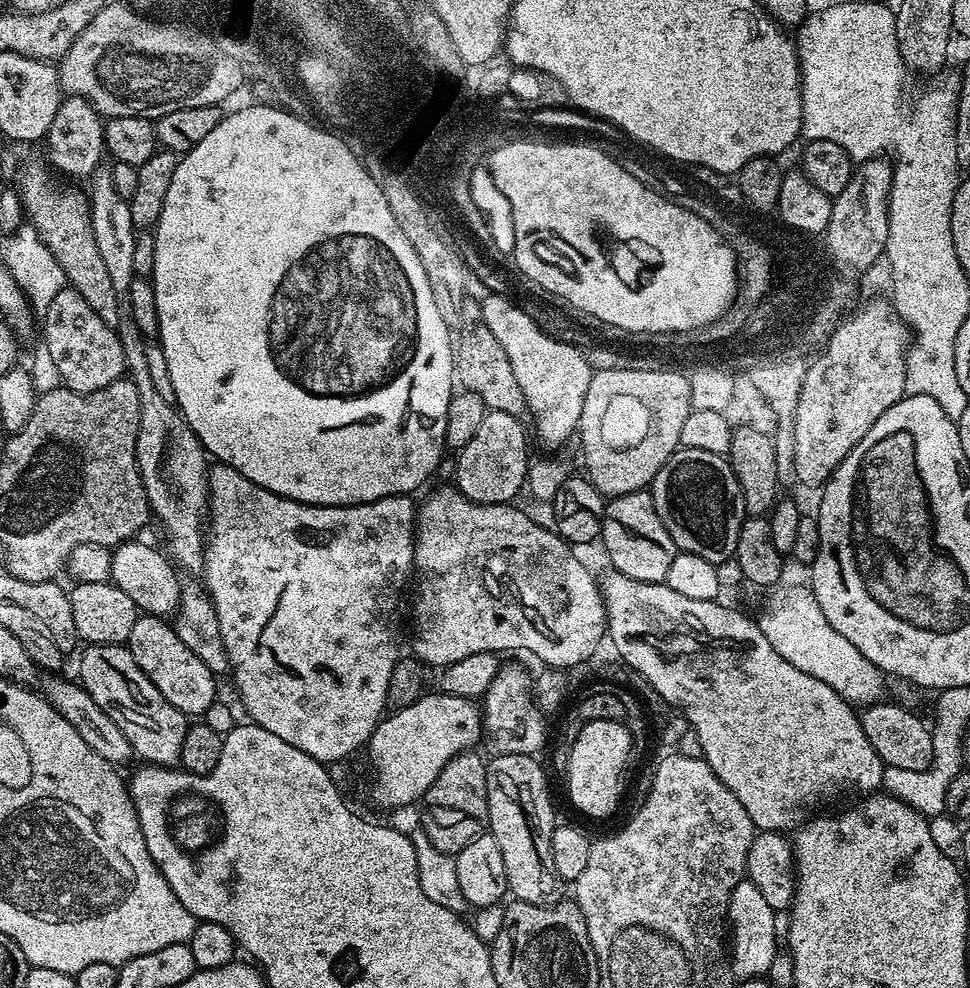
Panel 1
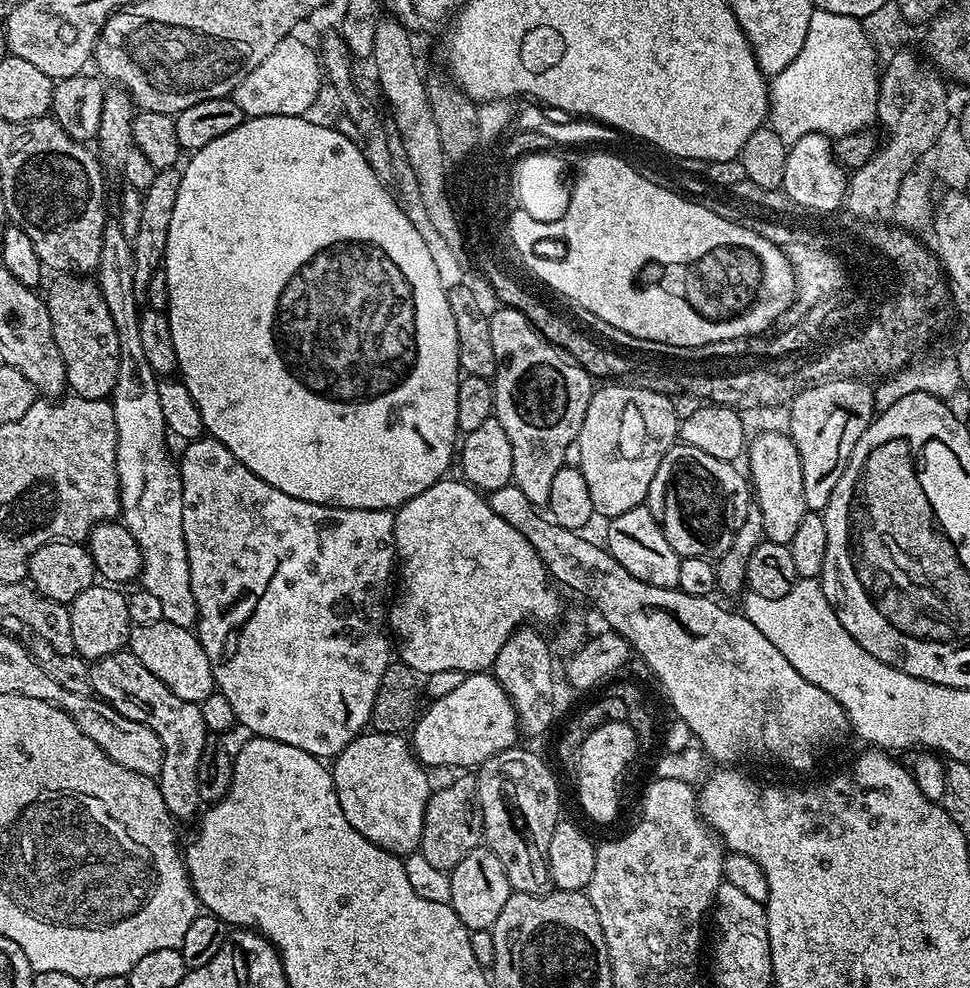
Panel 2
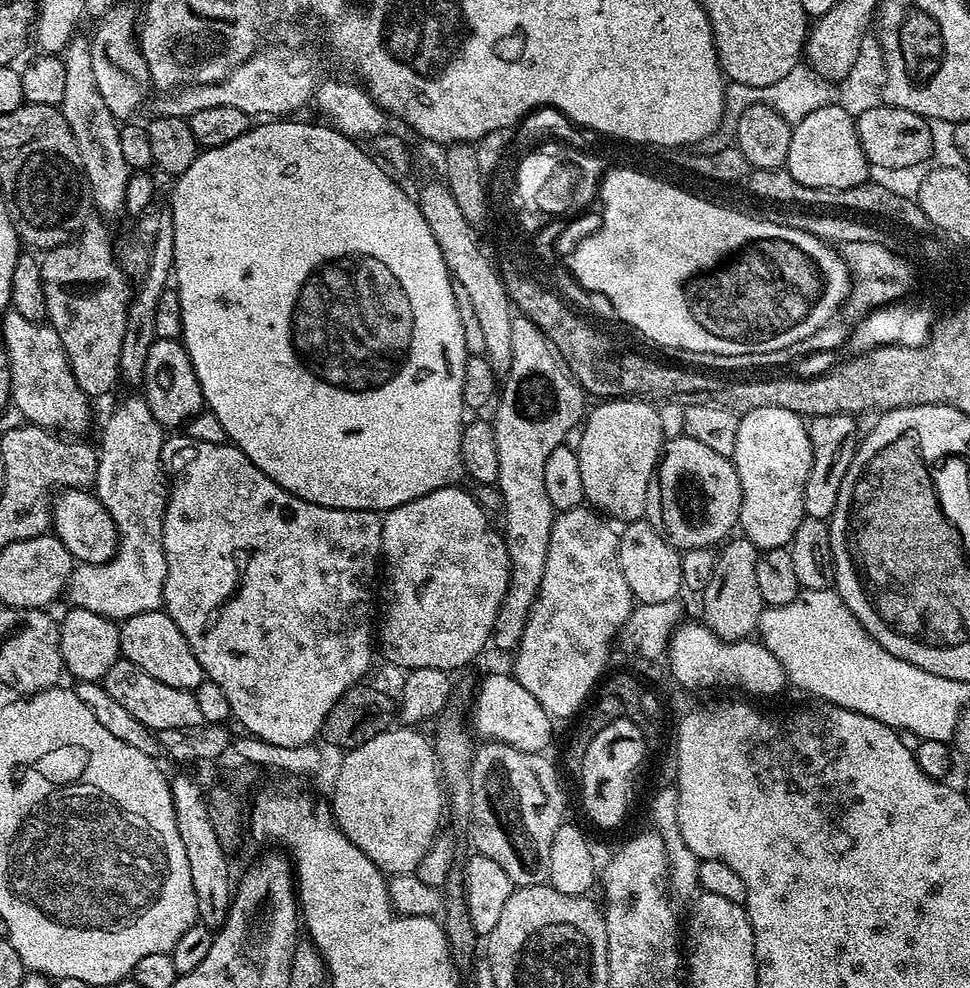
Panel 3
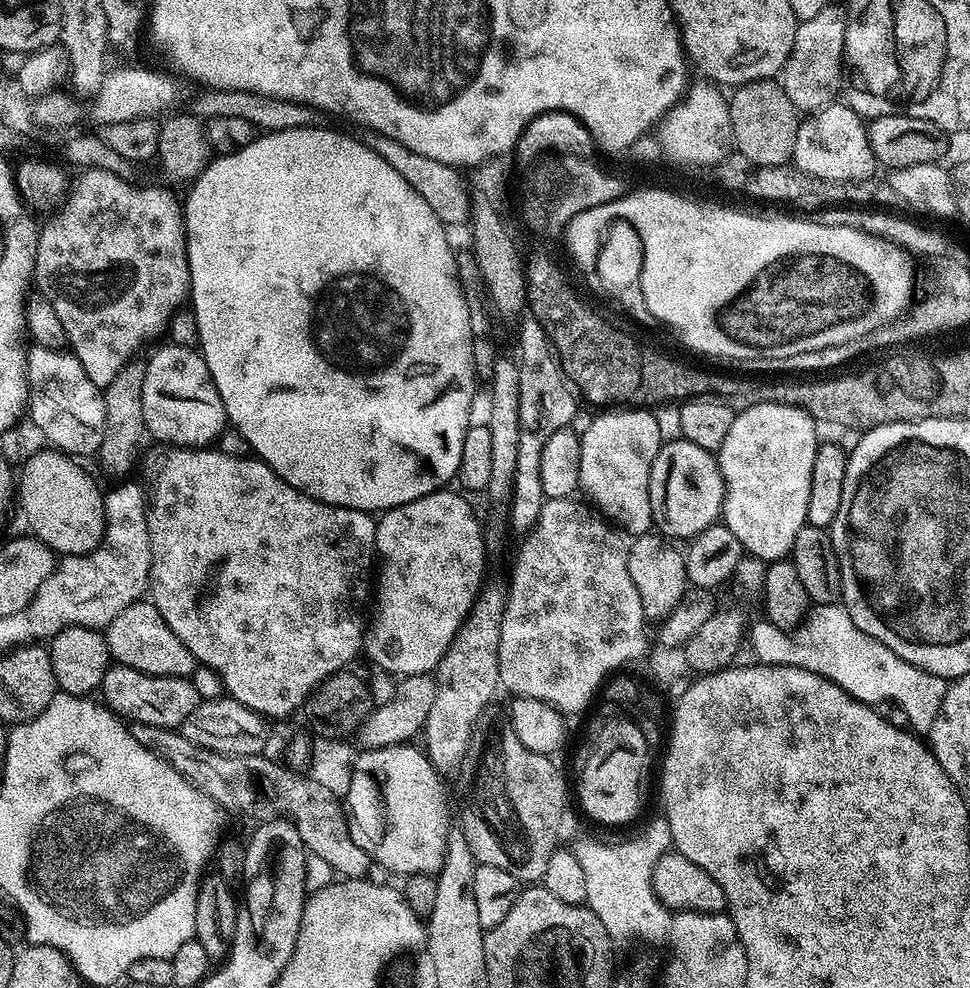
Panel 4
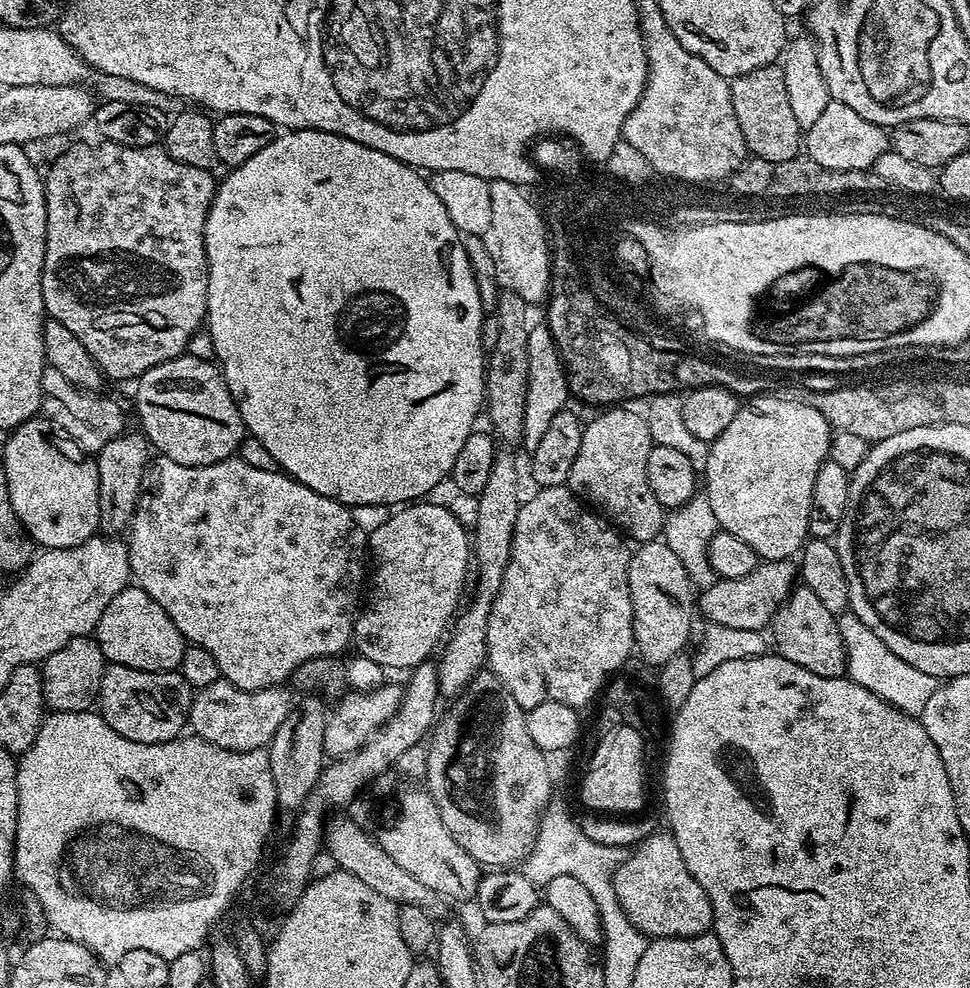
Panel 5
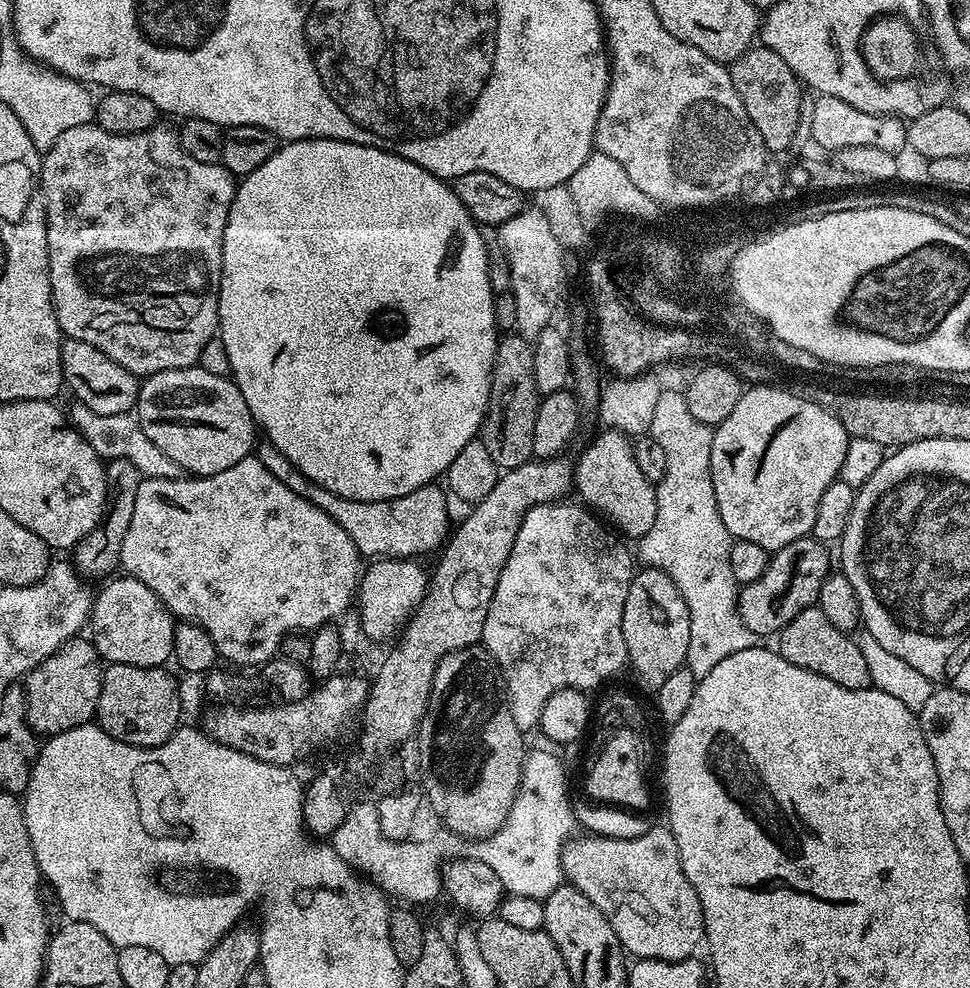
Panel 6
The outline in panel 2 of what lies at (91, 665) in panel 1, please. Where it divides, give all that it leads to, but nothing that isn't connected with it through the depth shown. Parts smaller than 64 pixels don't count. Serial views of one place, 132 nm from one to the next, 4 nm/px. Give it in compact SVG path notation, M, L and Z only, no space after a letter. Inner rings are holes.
M127 650L95 661L88 673L92 691L99 699L118 710L118 714L126 714L126 718L134 718L134 722L150 726L150 730L154 730L154 734L162 738L164 757L158 777L162 802L166 802L168 815L177 821L188 820L192 815L193 819L202 808L196 781L198 758L202 758L204 743L210 735L208 727L202 722L200 706L178 698L178 694L158 682L158 678L154 678L154 674L150 674L150 670L146 670L146 666L138 662L136 655Z

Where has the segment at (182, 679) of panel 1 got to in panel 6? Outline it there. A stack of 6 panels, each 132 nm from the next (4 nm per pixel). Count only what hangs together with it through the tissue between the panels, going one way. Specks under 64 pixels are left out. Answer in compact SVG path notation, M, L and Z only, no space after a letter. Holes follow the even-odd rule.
M127 574L117 575L105 584L108 585L100 593L95 593L90 617L90 639L101 661L139 668L167 665L167 660L173 659L172 647L177 625L171 610L161 602L158 594L154 594L154 590L150 590L150 586Z

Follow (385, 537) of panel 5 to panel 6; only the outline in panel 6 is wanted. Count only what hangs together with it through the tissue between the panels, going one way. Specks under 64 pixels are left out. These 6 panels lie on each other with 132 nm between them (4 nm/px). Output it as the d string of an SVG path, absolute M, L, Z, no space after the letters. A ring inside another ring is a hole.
M376 558L363 569L358 581L358 608L364 636L369 641L397 639L398 633L411 620L416 608L423 602L430 585L430 572L416 558Z

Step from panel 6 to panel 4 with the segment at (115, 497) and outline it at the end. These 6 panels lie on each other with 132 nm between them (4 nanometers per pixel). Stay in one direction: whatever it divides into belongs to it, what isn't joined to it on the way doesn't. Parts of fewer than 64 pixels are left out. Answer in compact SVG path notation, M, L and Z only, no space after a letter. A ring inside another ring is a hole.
M133 358L126 367L114 374L114 382L110 382L102 389L104 405L106 406L106 426L102 446L98 453L100 468L108 476L124 478L128 471L136 464L136 455L140 452L140 443L146 440L144 415L142 414L142 382L146 378L145 361Z

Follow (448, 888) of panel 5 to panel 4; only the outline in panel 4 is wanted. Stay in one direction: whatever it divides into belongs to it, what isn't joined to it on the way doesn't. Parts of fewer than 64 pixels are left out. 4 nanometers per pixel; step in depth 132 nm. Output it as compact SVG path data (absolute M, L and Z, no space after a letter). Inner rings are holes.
M411 743L391 745L388 748L369 748L361 751L353 762L353 777L350 778L350 790L346 799L346 815L348 817L348 829L350 838L354 838L354 843L361 848L373 861L376 860L384 868L389 868L392 872L401 872L401 877L410 876L430 876L439 873L444 864L444 856L448 853L448 804L450 808L450 796L444 793L444 784L441 773L437 772L435 766L428 760L427 755L419 747L411 748Z

